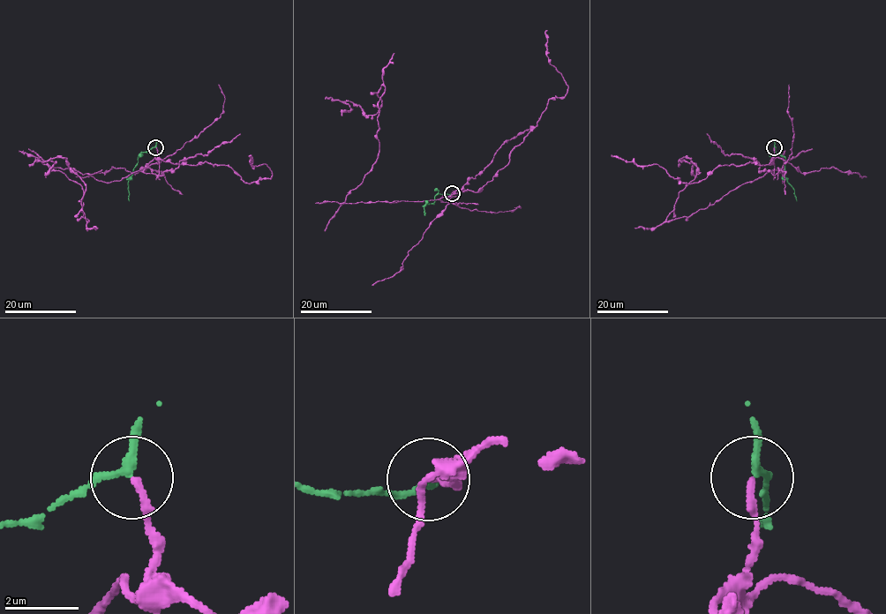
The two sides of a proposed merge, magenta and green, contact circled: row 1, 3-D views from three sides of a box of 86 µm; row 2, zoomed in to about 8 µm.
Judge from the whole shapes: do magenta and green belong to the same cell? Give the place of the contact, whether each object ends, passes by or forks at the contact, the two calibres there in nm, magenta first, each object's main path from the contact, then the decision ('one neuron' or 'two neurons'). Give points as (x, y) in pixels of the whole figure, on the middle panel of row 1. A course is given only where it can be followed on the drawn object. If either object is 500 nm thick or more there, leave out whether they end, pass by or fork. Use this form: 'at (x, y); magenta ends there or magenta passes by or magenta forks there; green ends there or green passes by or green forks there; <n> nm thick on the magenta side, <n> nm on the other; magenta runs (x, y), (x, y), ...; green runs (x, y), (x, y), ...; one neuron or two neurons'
at (452, 193); magenta ends there; green passes by; 190 nm thick on the magenta side, 200 nm on the other; magenta runs (452, 192), (346, 203), (378, 157), (384, 86), (376, 114), (347, 101), (350, 110), (341, 116); green runs (452, 192), (438, 193), (433, 204), (424, 206), (424, 215); two neurons

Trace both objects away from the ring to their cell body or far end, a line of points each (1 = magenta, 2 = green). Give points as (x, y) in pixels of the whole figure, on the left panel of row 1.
1: (155, 147), (157, 175), (105, 183), (49, 167), (82, 187), (88, 221), (69, 163), (50, 159), (45, 177)
2: (155, 146), (138, 154), (138, 165), (128, 183), (129, 201)

